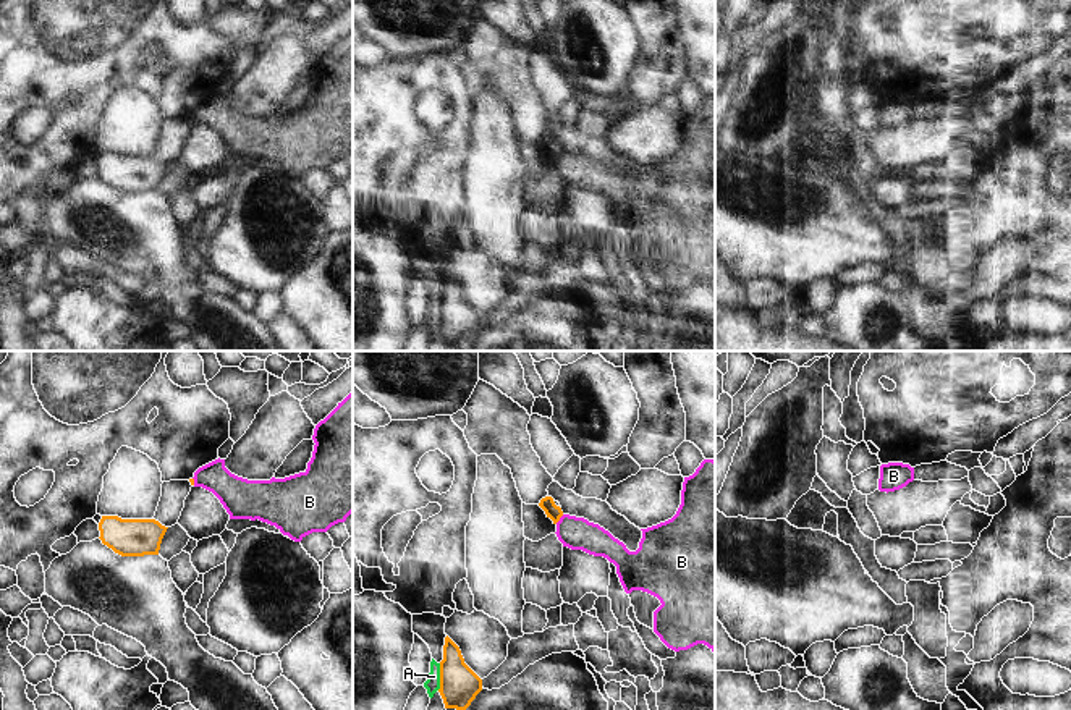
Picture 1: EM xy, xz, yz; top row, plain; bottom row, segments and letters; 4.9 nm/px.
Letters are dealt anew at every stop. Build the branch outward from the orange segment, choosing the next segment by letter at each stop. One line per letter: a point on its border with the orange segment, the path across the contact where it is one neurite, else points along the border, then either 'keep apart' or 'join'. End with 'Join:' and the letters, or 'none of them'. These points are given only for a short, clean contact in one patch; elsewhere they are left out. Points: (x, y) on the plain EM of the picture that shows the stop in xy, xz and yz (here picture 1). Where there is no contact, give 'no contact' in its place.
A: meets orange in xz at (440, 314); keep apart
B: meets orange in xz at (558, 157); border along xz (563, 152), (555, 160); keep apart
Join: none of them

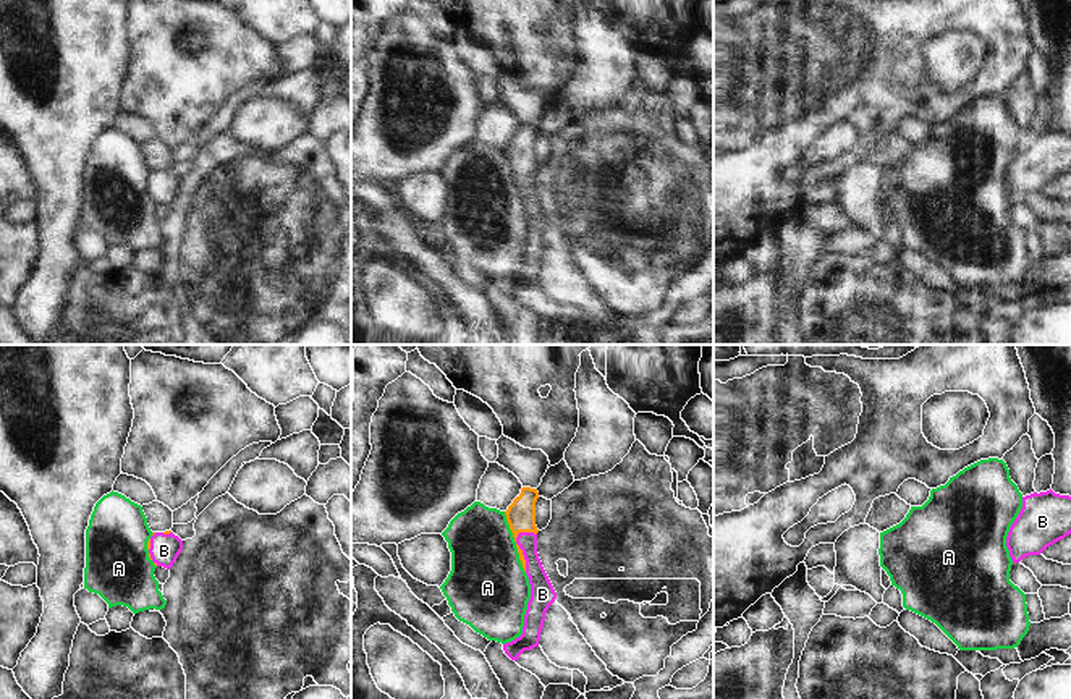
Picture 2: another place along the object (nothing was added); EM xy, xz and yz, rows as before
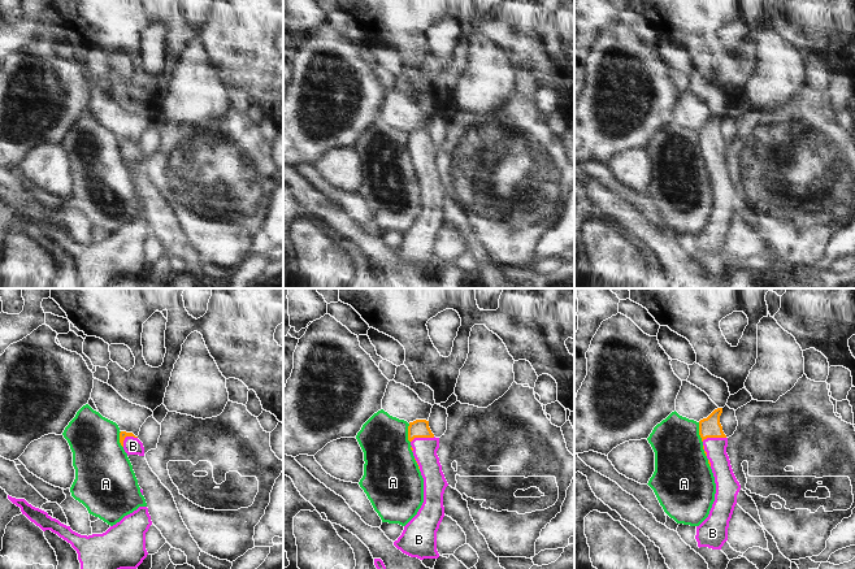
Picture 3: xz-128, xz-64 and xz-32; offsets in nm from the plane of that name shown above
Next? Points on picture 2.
A: meets orange in xz at (515, 178); border along xz (503, 149), (524, 209); keep apart
B: meets orange in xz at (521, 188); runs through xz (521, 151), (521, 188), (533, 203), (542, 232); join
Join: B

